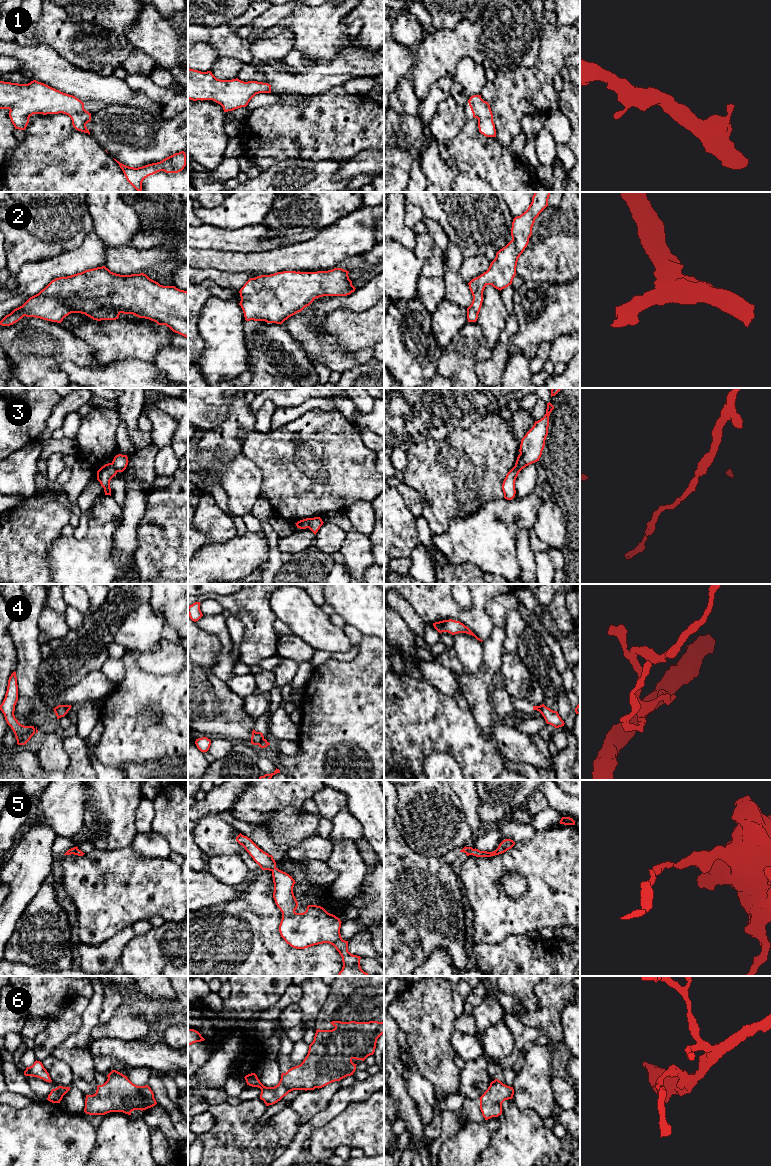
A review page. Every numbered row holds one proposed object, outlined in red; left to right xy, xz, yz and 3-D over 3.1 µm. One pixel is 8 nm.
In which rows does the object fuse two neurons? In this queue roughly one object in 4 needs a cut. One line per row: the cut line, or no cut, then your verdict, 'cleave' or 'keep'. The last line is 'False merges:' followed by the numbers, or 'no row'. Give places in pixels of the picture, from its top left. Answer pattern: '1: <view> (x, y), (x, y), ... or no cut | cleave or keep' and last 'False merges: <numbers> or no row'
1: no cut | keep
2: no cut | keep
3: xz (311, 518), (307, 527) | cleave
4: xz (263, 738), (258, 744) | cleave
5: no cut | keep
6: no cut | keep
False merges: 3, 4

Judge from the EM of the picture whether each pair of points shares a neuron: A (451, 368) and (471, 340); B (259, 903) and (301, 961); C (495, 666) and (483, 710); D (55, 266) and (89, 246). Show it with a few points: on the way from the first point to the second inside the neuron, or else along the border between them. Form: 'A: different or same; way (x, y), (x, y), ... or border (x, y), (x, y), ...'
A: same; way (453, 361), (467, 347)
B: same; way (261, 919), (261, 929), (285, 953)
C: same; way (485, 677), (483, 679), (483, 699)
D: same; way (63, 265), (73, 262), (81, 254)

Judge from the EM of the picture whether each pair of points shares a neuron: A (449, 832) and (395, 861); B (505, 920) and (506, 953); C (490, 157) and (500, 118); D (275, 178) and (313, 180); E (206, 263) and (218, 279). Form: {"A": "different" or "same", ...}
{"A": "different", "B": "different", "C": "different", "D": "same", "E": "different"}

